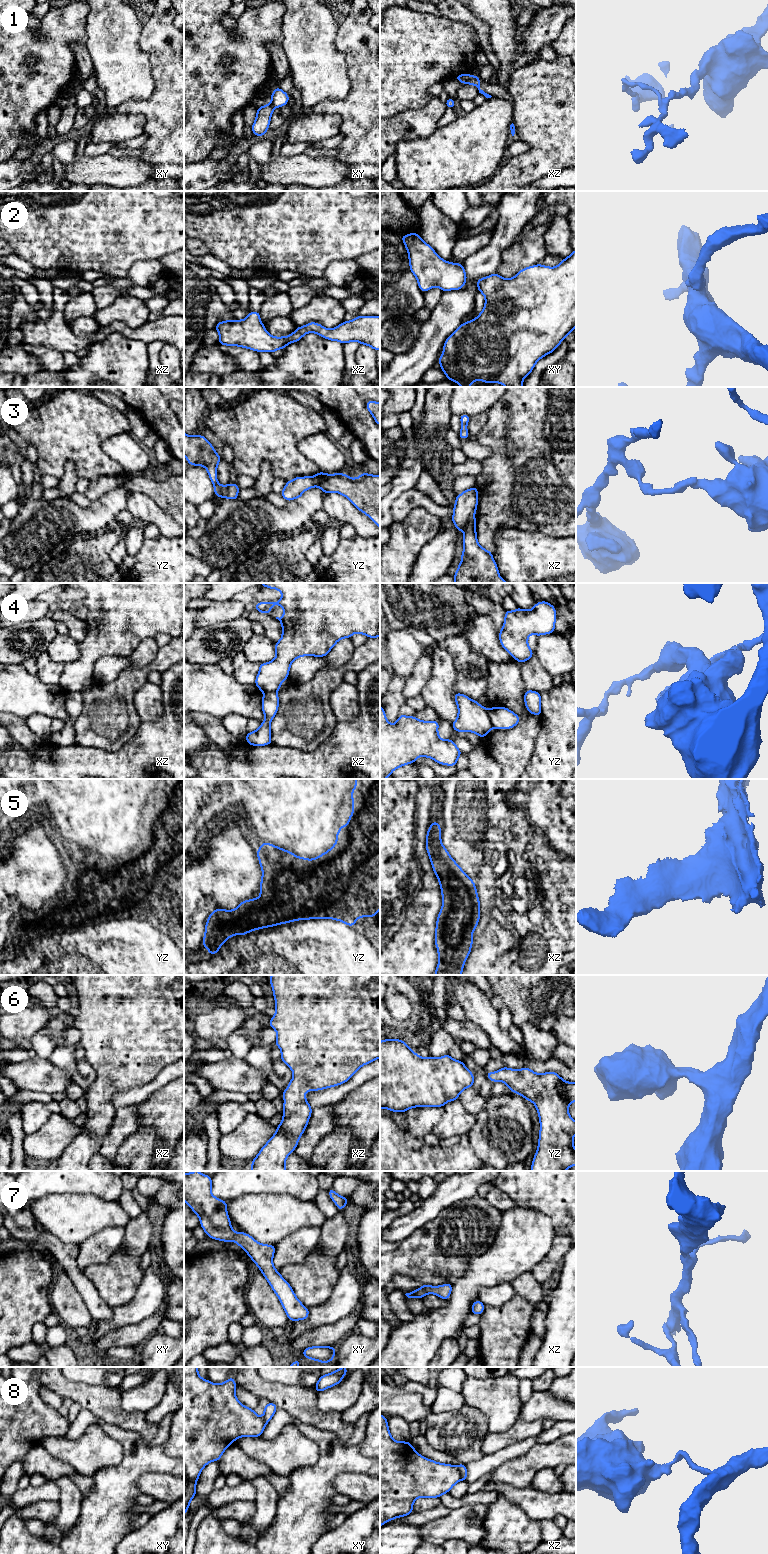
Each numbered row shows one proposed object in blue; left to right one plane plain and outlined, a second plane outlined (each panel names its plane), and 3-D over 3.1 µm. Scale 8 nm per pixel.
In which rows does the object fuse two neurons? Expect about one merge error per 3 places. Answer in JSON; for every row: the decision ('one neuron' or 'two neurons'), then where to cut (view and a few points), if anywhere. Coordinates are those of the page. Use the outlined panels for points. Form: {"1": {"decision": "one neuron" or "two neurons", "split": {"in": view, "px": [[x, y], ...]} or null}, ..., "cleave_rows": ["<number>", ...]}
{"1": {"decision": "two neurons", "split": {"in": "xz", "px": [[470, 75], [468, 82]]}}, "2": {"decision": "one neuron", "split": null}, "3": {"decision": "two neurons", "split": {"in": "xz", "px": [[473, 515], [463, 530]]}}, "4": {"decision": "two neurons", "split": {"in": "yz", "px": [[487, 709], [493, 727]]}}, "5": {"decision": "one neuron", "split": null}, "6": {"decision": "one neuron", "split": null}, "7": {"decision": "one neuron", "split": null}, "8": {"decision": "two neurons", "split": {"in": "xz", "px": [[457, 1467], [461, 1479]]}}, "cleave_rows": ["1", "3", "4", "8"]}

